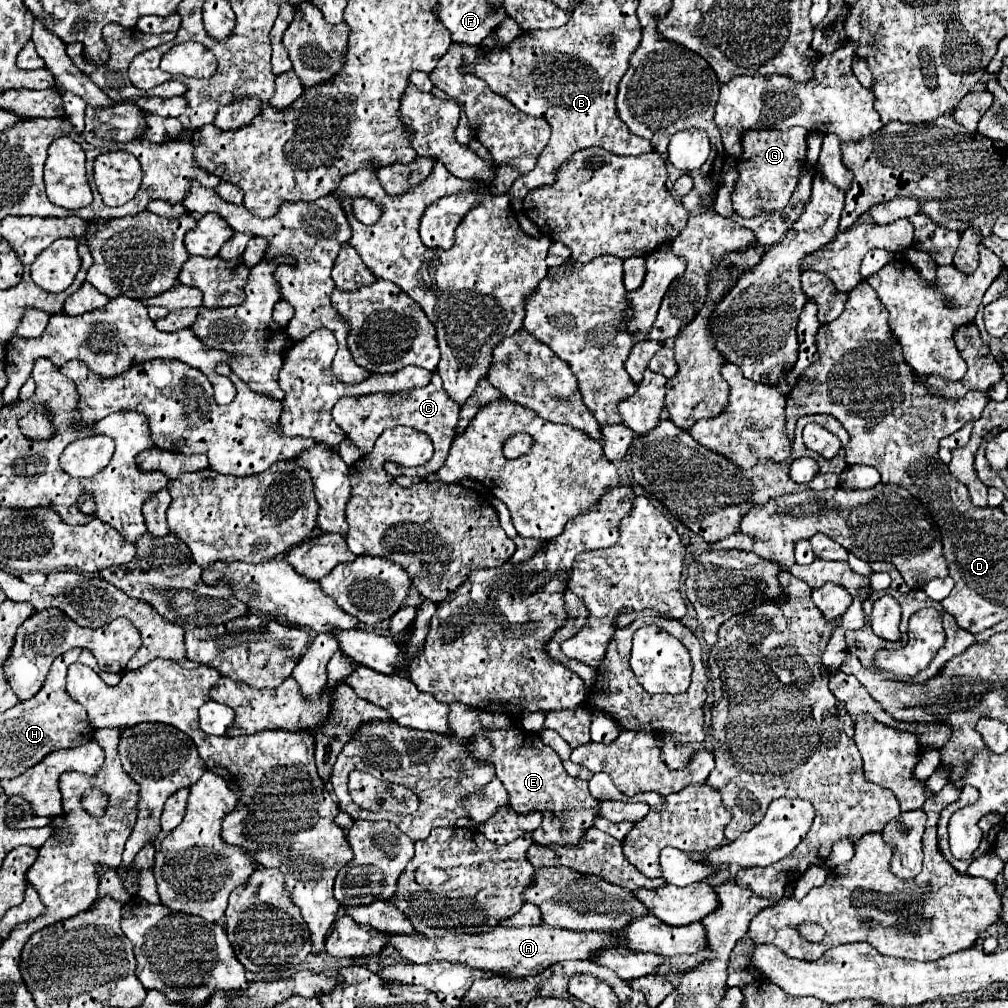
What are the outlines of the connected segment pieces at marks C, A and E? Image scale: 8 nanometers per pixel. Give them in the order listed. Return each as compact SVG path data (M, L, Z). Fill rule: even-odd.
M434 372L430 382L424 388L412 388L406 392L366 394L360 398L340 398L336 402L336 406L332 408L332 416L334 416L334 422L346 432L346 438L352 440L352 444L356 444L356 448L360 448L362 456L368 456L368 452L372 452L376 436L380 436L386 428L394 428L398 424L404 424L404 426L412 426L412 428L426 432L434 444L434 456L430 462L426 462L424 466L416 466L416 468L405 468L395 462L386 462L386 466L384 466L384 470L392 476L402 474L402 476L414 478L414 476L434 474L434 472L438 472L440 464L444 464L450 444L456 438L458 410L460 410L458 404L454 404L446 396L446 392L442 390L442 380ZM392 396L394 396L394 400L386 400Z
M498 926L492 932L482 934L448 934L442 938L428 938L424 934L416 936L388 936L388 944L400 952L402 958L416 964L426 962L460 962L464 966L484 970L484 972L512 972L512 976L530 976L540 974L544 968L562 962L562 960L588 960L592 952L600 948L616 946L616 938L610 932L572 932L564 928L540 926L522 926L506 928Z
M522 728L500 730L488 736L478 736L470 750L476 758L494 764L496 776L502 780L514 812L526 814L540 810L544 814L540 828L532 832L532 840L536 844L576 844L584 830L594 824L594 818L598 816L598 800L590 796L588 782L570 776L564 770L560 756L548 748L538 734Z

